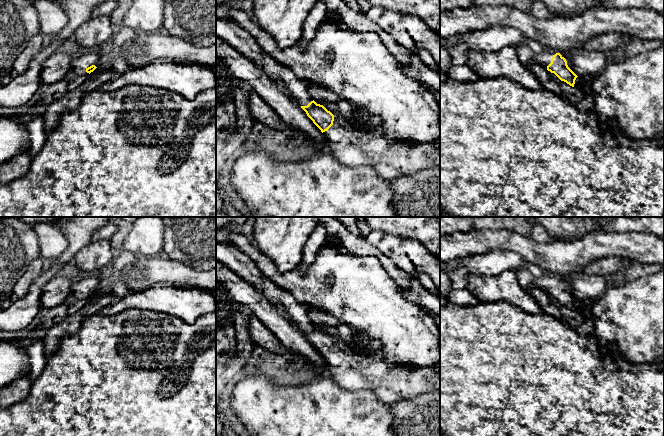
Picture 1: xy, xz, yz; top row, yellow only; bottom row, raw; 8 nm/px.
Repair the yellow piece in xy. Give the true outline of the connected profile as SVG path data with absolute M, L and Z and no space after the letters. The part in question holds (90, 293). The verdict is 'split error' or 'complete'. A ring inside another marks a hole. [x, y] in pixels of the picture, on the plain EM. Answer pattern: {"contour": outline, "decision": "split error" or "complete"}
{"contour": "M79 274L72 284L72 300L89 299L99 291L101 280L91 274Z", "decision": "split error"}

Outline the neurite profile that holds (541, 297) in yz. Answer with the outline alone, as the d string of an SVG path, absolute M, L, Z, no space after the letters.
M535 285L530 286L528 292L538 303L543 313L548 314L555 319L562 320L559 308L551 301L551 296L548 295L547 292Z

